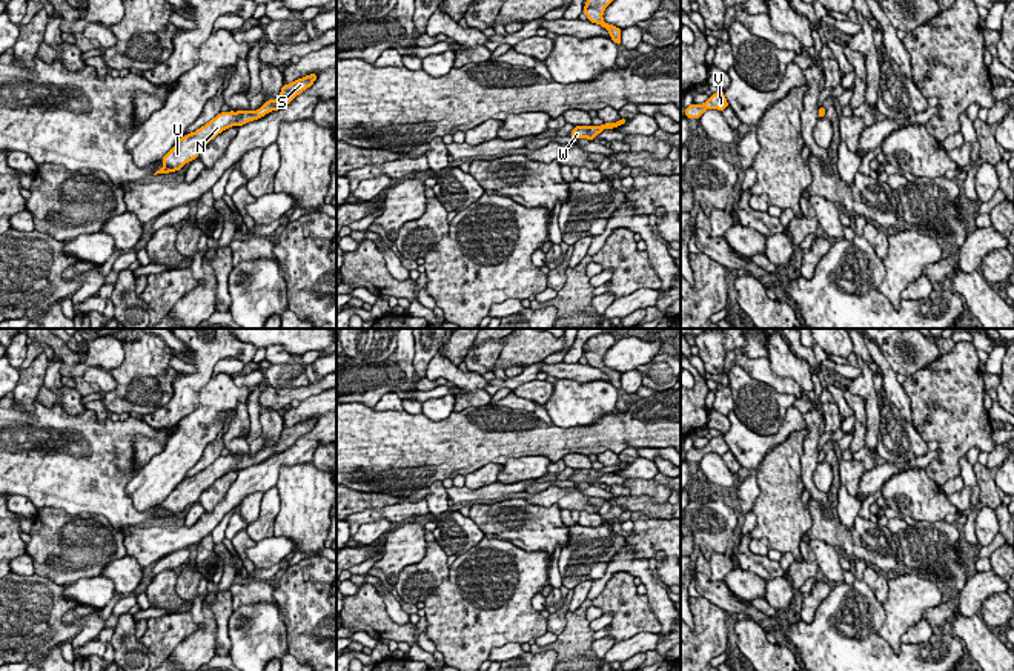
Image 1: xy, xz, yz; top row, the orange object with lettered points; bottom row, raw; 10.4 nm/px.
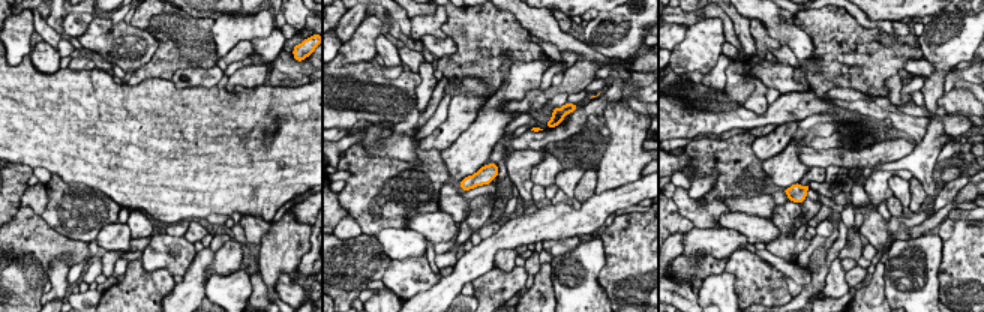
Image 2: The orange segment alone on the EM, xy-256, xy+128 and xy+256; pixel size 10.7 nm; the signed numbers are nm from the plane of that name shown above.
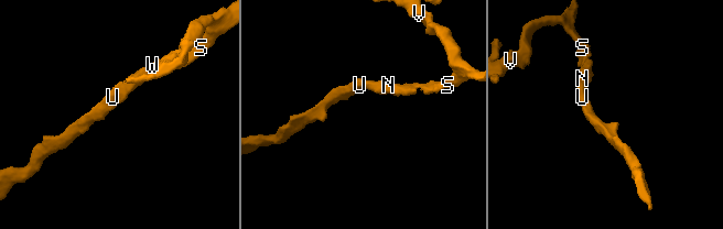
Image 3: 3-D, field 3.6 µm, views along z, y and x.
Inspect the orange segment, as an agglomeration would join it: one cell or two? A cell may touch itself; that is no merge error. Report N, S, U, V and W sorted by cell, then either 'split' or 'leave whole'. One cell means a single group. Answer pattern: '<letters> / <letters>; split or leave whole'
N S U V W; leave whole

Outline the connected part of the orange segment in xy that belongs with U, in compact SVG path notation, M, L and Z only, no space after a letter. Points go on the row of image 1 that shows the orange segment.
M310 74L289 84L283 84L280 95L275 100L263 103L261 107L254 112L249 109L237 112L220 112L215 118L212 118L195 132L181 137L177 144L163 157L161 163L164 167L158 169L154 175L177 172L183 169L184 164L195 160L200 155L200 150L218 134L232 126L240 127L249 121L264 117L272 111L278 111L287 106L297 95L310 88L316 78L316 74Z

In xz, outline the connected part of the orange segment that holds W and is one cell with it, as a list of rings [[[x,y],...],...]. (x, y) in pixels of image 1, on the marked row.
[[[621,118],[616,123],[604,123],[601,126],[575,126],[573,131],[570,132],[570,137],[573,138],[587,138],[587,140],[593,140],[596,138],[598,134],[601,134],[604,129],[615,129],[618,126],[622,126],[627,123],[627,118]]]

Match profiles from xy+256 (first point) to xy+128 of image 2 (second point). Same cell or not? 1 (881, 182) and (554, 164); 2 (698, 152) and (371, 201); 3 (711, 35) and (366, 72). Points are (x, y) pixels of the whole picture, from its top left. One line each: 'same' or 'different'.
1: same
2: same
3: different

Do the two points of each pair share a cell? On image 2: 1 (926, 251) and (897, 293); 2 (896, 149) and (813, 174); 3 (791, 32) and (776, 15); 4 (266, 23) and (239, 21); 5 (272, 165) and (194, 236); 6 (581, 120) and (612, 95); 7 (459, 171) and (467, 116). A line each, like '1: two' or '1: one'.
1: one
2: two
3: one
4: one
5: two
6: one
7: two

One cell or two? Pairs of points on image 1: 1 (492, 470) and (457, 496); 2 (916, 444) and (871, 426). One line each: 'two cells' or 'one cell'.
1: two cells
2: two cells

